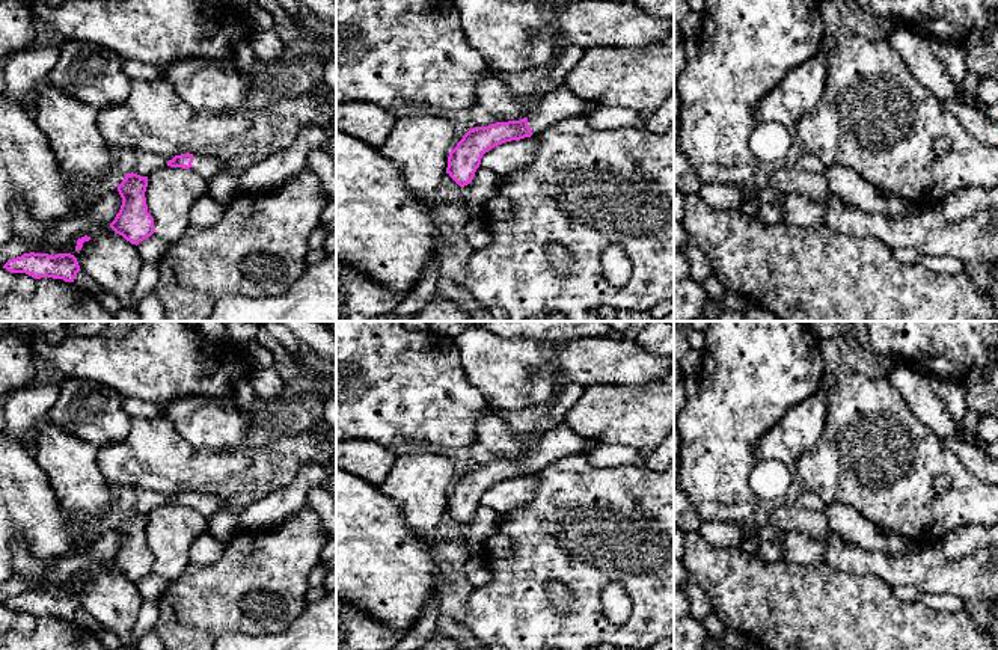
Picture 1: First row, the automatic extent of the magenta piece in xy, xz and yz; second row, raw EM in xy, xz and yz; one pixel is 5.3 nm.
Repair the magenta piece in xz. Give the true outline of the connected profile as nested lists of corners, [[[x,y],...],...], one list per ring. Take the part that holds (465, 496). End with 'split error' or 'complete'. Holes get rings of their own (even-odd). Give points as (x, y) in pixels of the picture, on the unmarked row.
[[[561,422],[546,431],[540,442],[520,458],[496,460],[469,468],[449,490],[446,511],[460,525],[464,525],[472,520],[482,493],[491,486],[532,475],[562,457],[585,454],[597,445],[597,442],[580,437],[565,422]]]; split error

